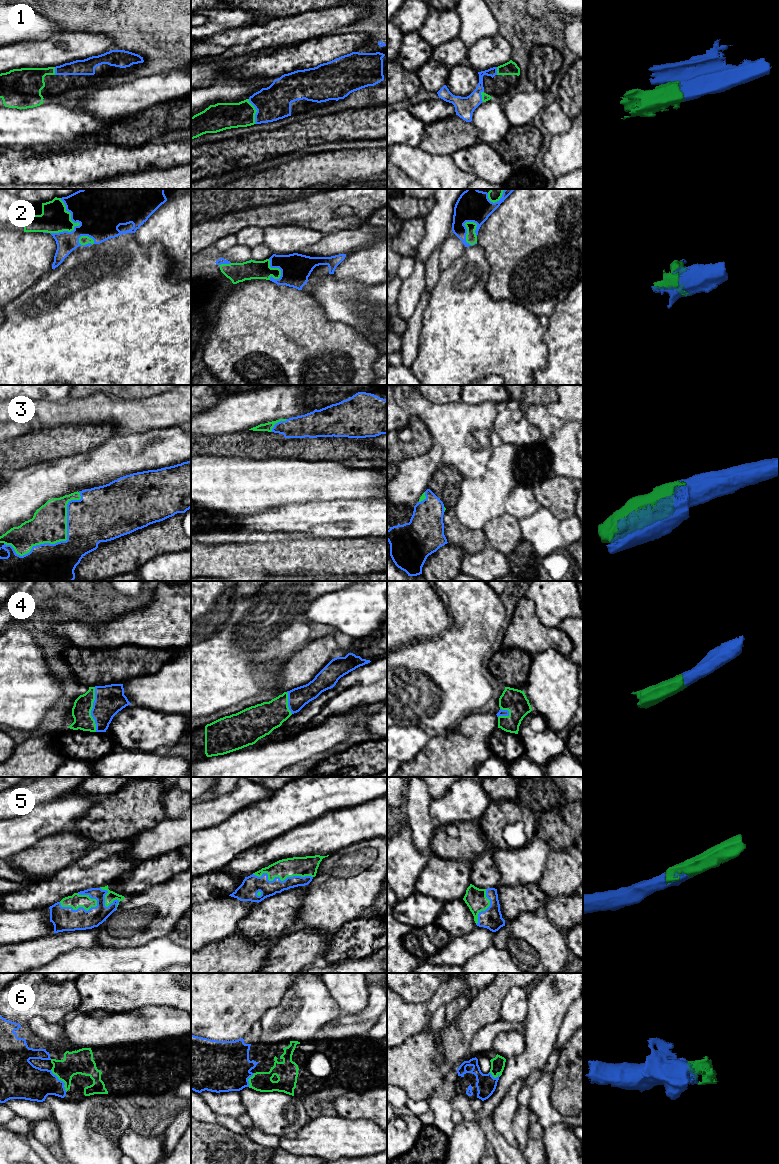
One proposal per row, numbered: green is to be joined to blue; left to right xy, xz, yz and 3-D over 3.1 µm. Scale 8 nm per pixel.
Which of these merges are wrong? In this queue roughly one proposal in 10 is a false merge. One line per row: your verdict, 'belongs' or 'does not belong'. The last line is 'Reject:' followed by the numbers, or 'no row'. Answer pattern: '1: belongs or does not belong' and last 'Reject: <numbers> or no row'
1: belongs
2: belongs
3: does not belong
4: belongs
5: belongs
6: belongs
Reject: 3

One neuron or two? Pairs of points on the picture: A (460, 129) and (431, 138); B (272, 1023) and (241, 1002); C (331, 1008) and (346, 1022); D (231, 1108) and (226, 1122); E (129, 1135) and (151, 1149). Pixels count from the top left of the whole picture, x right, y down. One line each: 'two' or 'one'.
A: one
B: two
C: two
D: two
E: one

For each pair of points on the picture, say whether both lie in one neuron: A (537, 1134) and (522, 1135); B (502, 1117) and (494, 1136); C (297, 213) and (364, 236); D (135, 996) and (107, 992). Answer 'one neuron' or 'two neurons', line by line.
A: two neurons
B: two neurons
C: two neurons
D: one neuron

